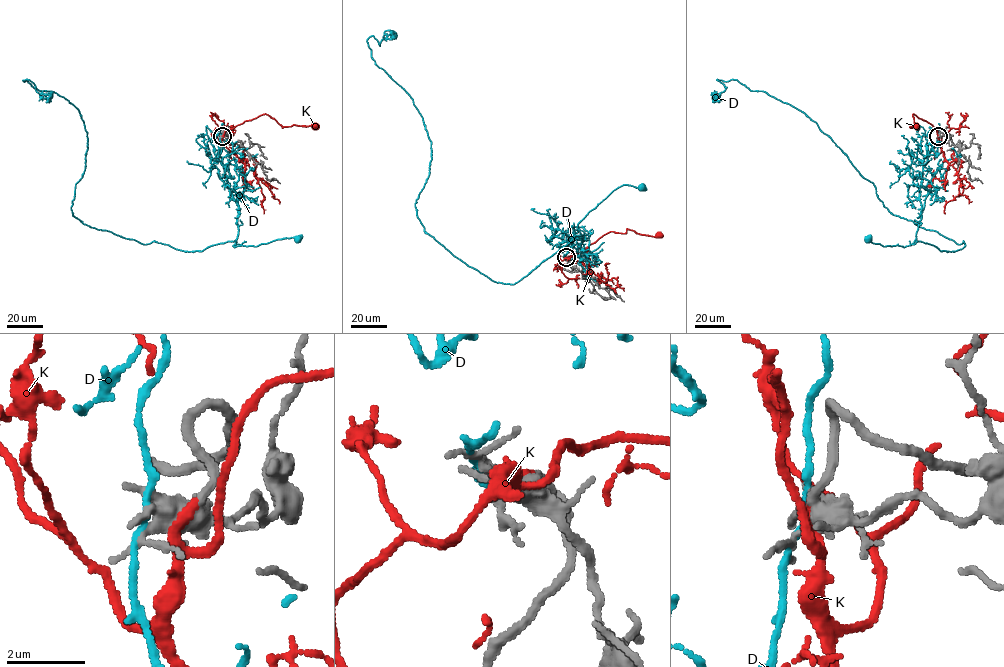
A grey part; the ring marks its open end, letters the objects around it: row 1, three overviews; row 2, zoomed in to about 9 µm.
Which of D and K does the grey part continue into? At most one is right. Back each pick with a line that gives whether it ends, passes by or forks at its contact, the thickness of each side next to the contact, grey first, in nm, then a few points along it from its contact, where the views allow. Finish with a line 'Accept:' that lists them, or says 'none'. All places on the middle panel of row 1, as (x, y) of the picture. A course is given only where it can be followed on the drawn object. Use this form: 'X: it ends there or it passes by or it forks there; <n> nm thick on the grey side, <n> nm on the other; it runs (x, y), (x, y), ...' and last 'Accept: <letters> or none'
K: it passes by; 480 nm thick on the grey side, 220 nm on the other; it runs (566, 257), (576, 255), (609, 232), (625, 233), (627, 229), (653, 236), (662, 234)
Accept: K

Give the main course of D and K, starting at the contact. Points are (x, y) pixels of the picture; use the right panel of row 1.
D: (938, 136), (923, 162), (916, 239), (904, 247), (882, 246), (868, 237)
K: (938, 136), (936, 129), (913, 114), (914, 126), (910, 127), (917, 125), (915, 128)

